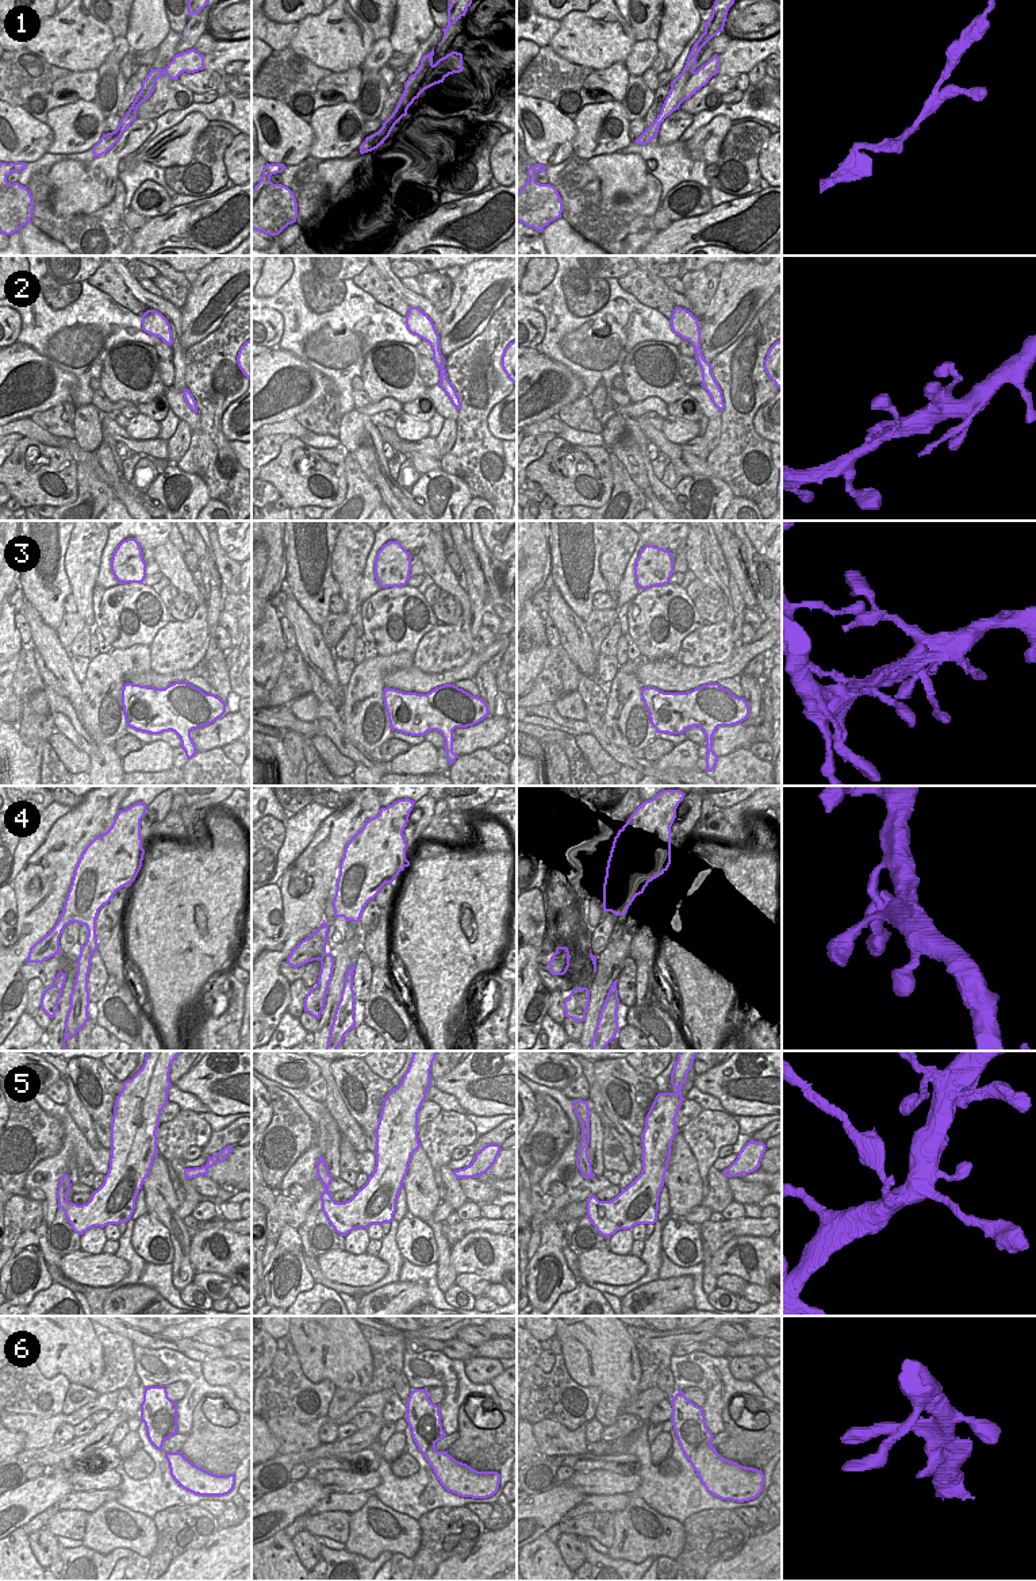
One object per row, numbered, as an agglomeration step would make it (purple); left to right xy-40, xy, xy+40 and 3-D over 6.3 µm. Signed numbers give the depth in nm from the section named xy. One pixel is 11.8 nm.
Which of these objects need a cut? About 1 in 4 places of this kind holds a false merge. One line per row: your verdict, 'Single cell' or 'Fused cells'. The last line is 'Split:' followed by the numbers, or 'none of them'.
1: Single cell
2: Single cell
3: Single cell
4: Single cell
5: Fused cells
6: Single cell
Split: 5.

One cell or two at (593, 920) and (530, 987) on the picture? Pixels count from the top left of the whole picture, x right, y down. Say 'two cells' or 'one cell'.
two cells

